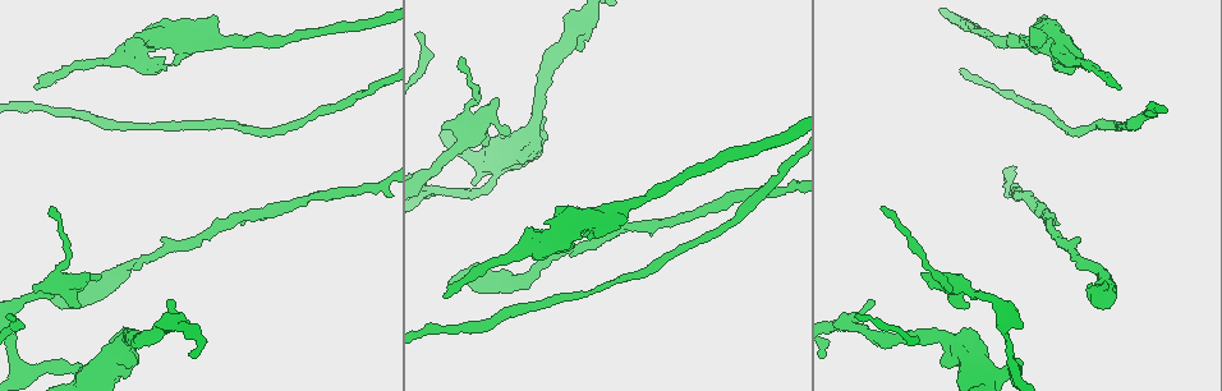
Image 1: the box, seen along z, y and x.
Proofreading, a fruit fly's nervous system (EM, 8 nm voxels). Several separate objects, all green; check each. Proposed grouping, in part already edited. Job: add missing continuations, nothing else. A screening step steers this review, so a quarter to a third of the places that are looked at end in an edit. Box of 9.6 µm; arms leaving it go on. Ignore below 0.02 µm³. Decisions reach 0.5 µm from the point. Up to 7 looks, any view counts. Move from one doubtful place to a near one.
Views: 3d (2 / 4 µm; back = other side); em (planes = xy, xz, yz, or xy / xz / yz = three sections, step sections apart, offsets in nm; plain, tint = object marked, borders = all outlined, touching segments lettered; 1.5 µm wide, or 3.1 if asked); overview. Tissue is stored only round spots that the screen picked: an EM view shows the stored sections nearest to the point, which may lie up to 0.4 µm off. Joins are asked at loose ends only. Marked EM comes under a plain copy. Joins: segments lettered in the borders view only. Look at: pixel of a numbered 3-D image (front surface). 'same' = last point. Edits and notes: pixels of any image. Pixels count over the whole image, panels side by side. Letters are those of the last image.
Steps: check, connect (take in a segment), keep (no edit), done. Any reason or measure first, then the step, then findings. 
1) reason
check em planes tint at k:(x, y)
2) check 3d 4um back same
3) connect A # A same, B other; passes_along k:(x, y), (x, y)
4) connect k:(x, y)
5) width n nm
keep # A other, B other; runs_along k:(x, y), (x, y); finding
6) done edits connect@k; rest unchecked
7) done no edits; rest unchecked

free end
check em planes borders at 1:(171, 301)

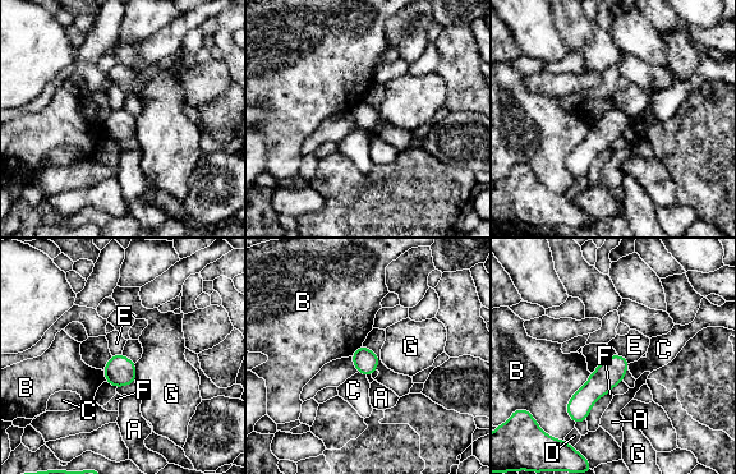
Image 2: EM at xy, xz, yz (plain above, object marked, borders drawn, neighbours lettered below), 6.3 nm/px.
width 150 nm
keep # A other, B other, C other, D other, E other, F other, G other; none of them fits

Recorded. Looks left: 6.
an open end
check em planes borders at 1:(88, 277)

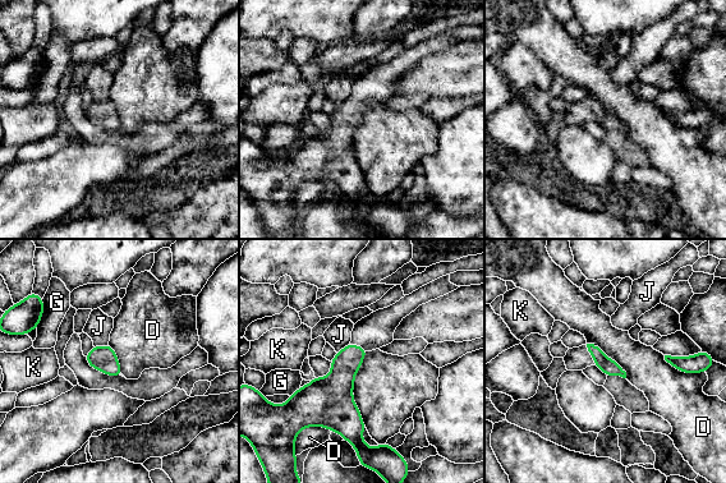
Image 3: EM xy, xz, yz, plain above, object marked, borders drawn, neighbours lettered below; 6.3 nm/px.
keep # D other, G other, J other, K other; border 3:(587, 343), (596, 344), (626, 377); no lettered segment goes on from it

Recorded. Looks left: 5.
free end
check em xz step 8 borders at 1:(52, 206)

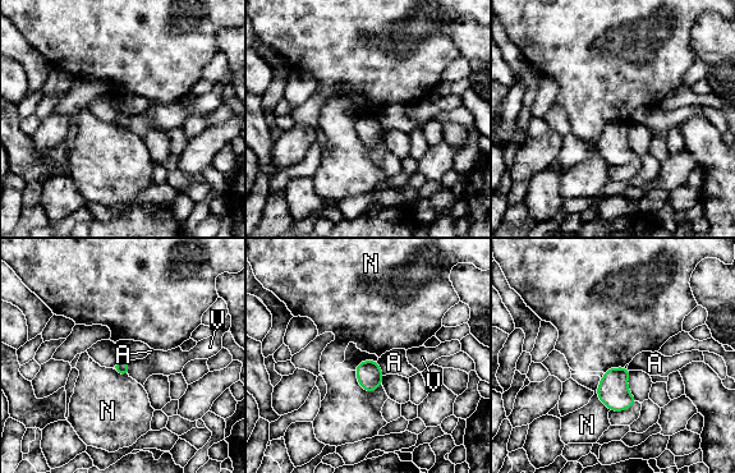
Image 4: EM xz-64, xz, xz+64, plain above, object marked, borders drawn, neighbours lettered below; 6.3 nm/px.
check em yz step 4 borders same

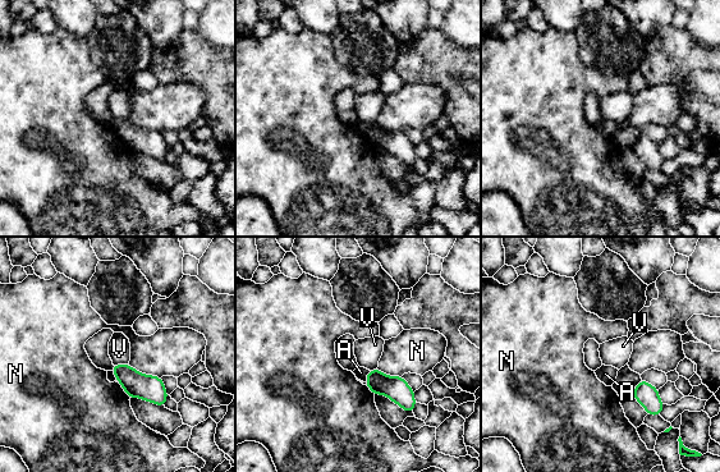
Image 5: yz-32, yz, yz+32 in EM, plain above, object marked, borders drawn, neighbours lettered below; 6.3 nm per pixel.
keep # A other, N other, V other; border 5:(113, 363), (128, 365); none of them fits

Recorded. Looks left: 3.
done no edits; rest unchecked

